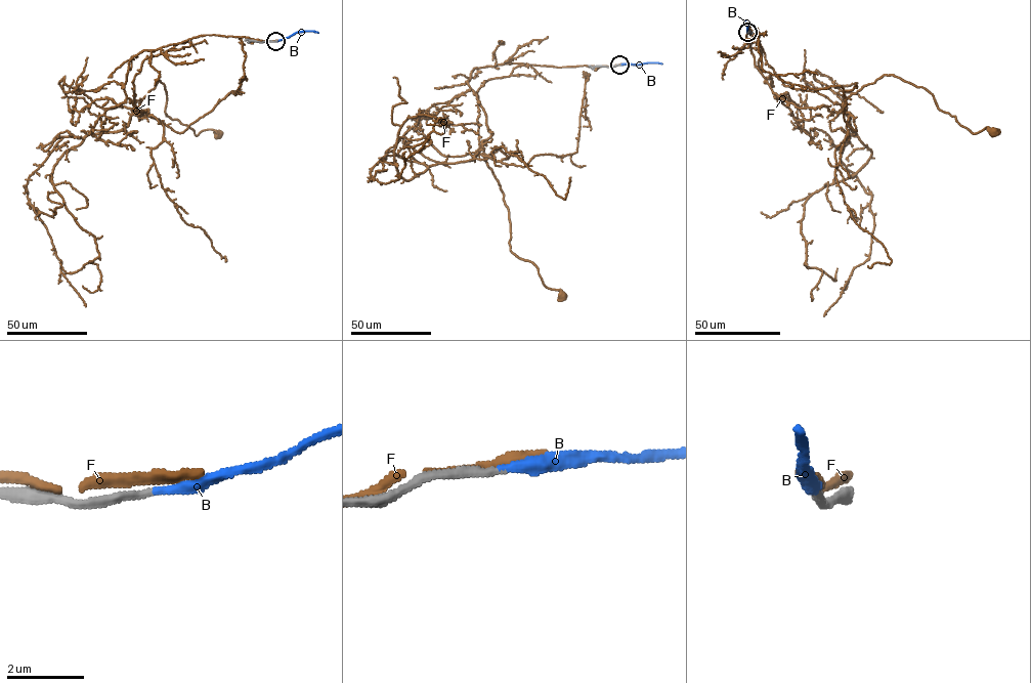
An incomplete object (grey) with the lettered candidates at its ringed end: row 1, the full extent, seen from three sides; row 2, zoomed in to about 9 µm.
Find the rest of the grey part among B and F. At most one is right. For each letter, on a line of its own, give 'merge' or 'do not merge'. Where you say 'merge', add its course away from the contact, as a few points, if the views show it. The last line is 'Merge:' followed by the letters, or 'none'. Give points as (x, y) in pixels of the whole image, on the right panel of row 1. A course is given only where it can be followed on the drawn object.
B: merge
F: do not merge
Merge: B

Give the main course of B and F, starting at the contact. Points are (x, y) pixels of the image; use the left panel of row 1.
B: (275, 41), (301, 32), (318, 33)
F: (275, 41), (205, 35), (130, 59), (123, 89), (147, 110), (137, 116), (160, 80), (167, 116), (219, 134)

